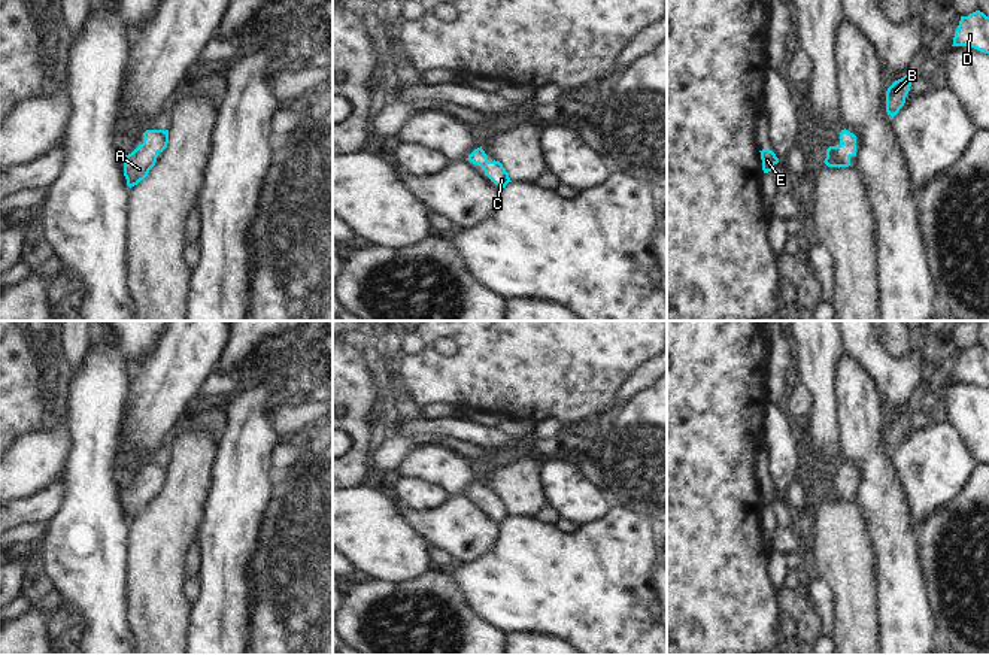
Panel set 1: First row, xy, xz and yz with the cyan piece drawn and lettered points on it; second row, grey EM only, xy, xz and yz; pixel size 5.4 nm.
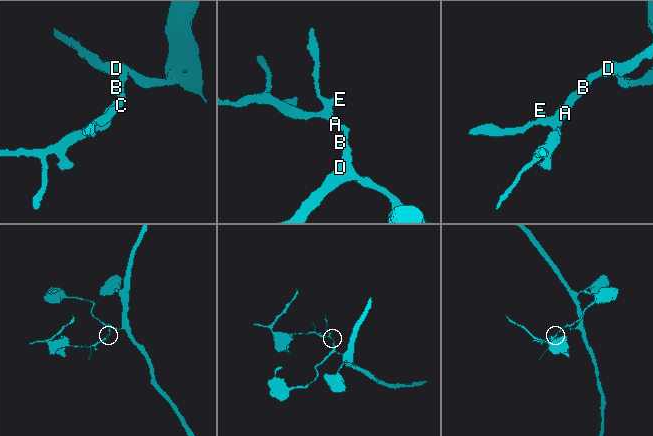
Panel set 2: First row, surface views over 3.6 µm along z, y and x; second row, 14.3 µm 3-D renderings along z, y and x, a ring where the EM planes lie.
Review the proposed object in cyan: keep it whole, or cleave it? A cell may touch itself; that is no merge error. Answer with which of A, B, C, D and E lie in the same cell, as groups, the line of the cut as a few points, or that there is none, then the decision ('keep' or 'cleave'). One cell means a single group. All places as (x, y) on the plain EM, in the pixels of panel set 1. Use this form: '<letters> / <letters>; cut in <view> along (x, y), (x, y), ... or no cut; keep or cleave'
A B C D E; no cut; keep

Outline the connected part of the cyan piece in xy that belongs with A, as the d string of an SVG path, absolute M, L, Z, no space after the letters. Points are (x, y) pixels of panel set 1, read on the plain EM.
M146 464L143 467L143 477L124 492L124 510L130 522L148 510L167 477L169 464Z

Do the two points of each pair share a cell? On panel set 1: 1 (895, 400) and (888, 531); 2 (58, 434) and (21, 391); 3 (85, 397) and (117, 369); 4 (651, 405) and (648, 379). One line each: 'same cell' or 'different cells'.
1: different cells
2: different cells
3: same cell
4: different cells

